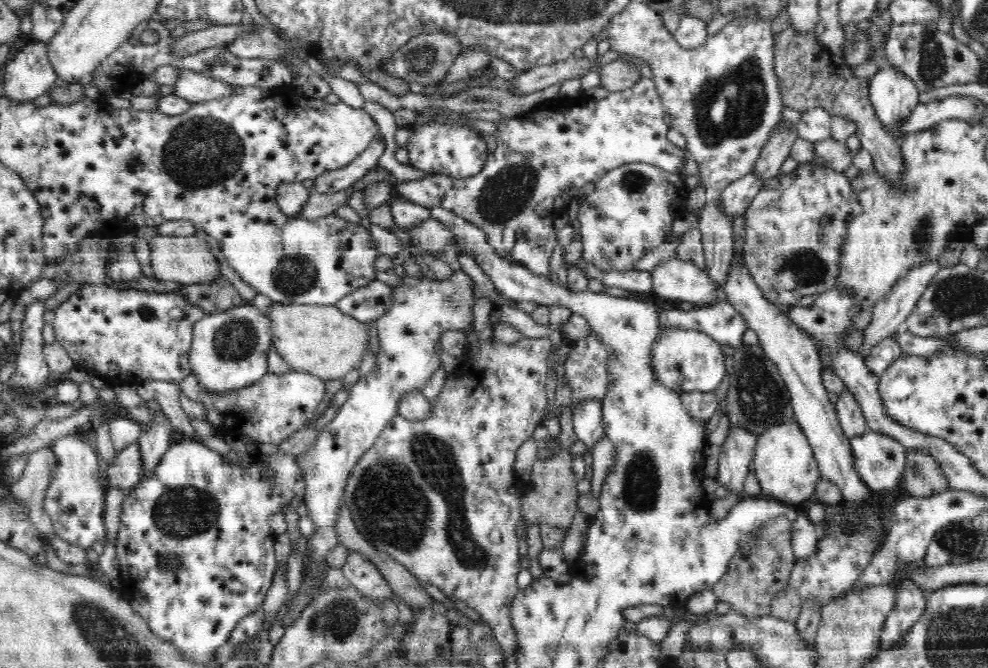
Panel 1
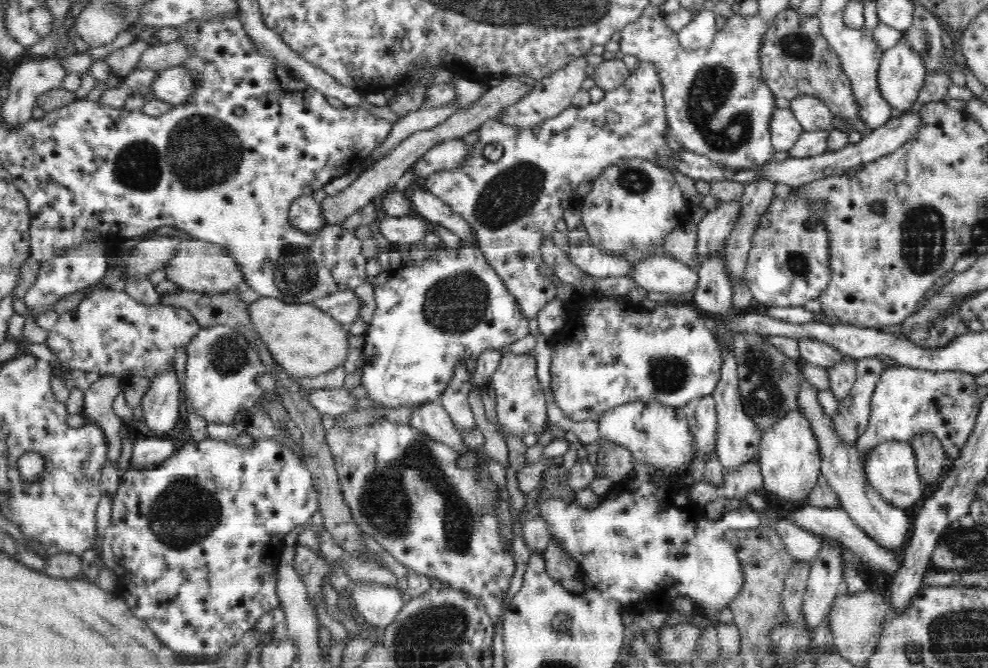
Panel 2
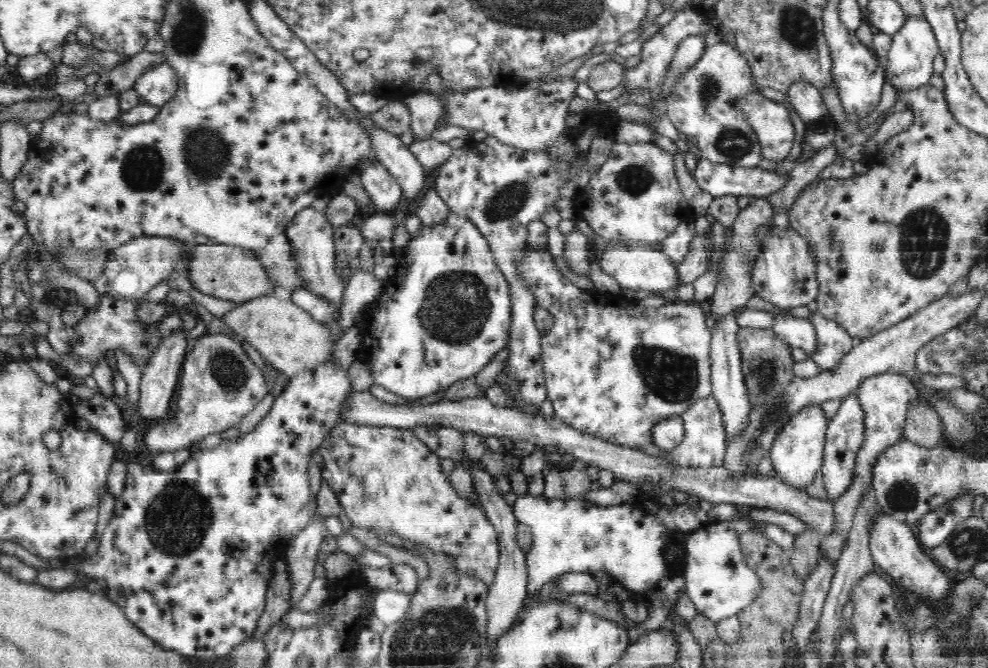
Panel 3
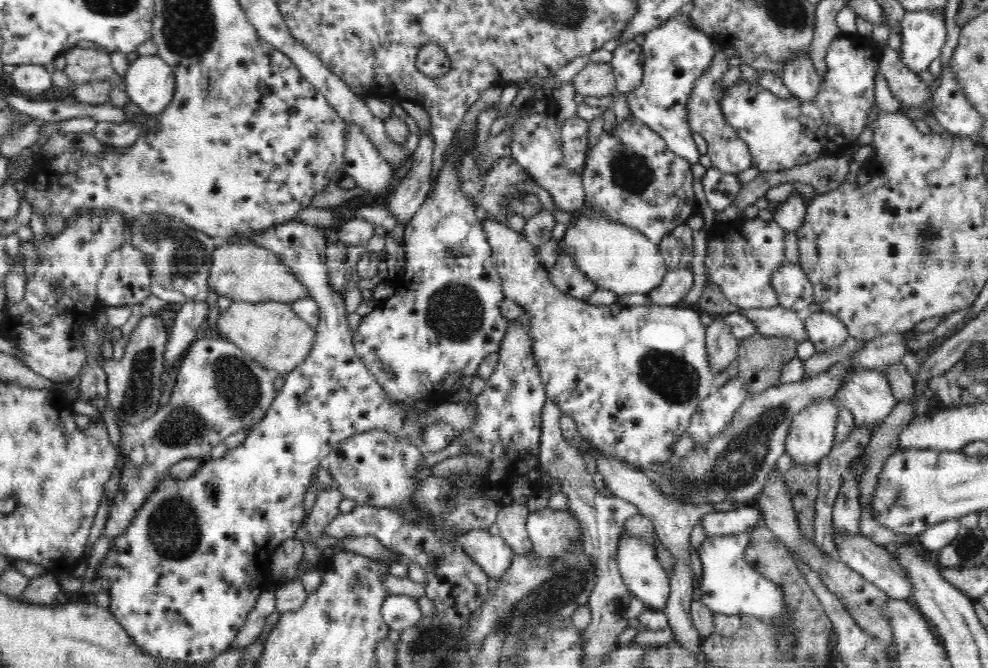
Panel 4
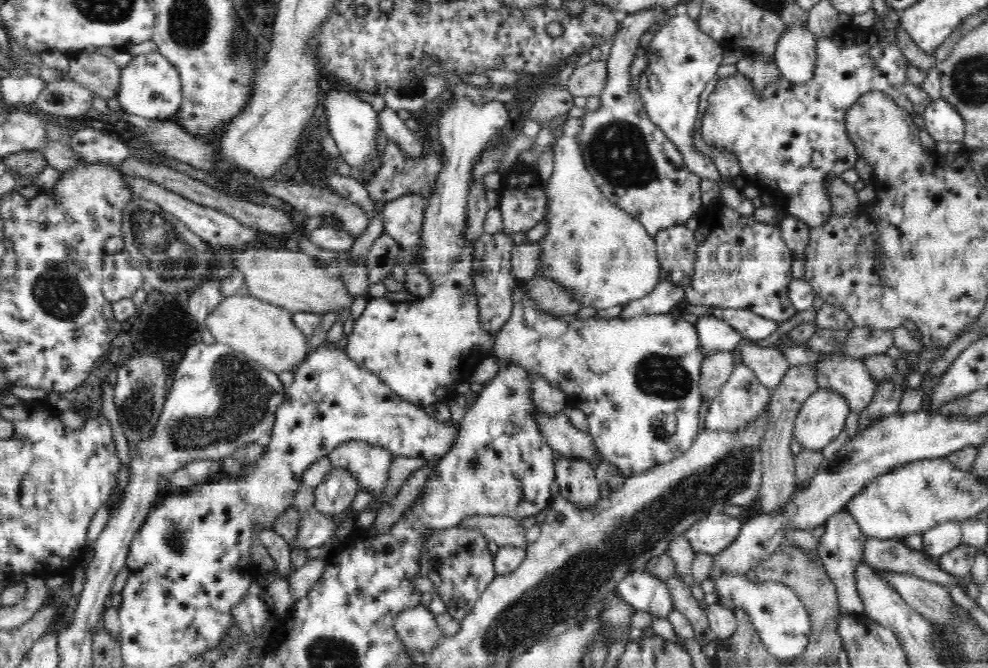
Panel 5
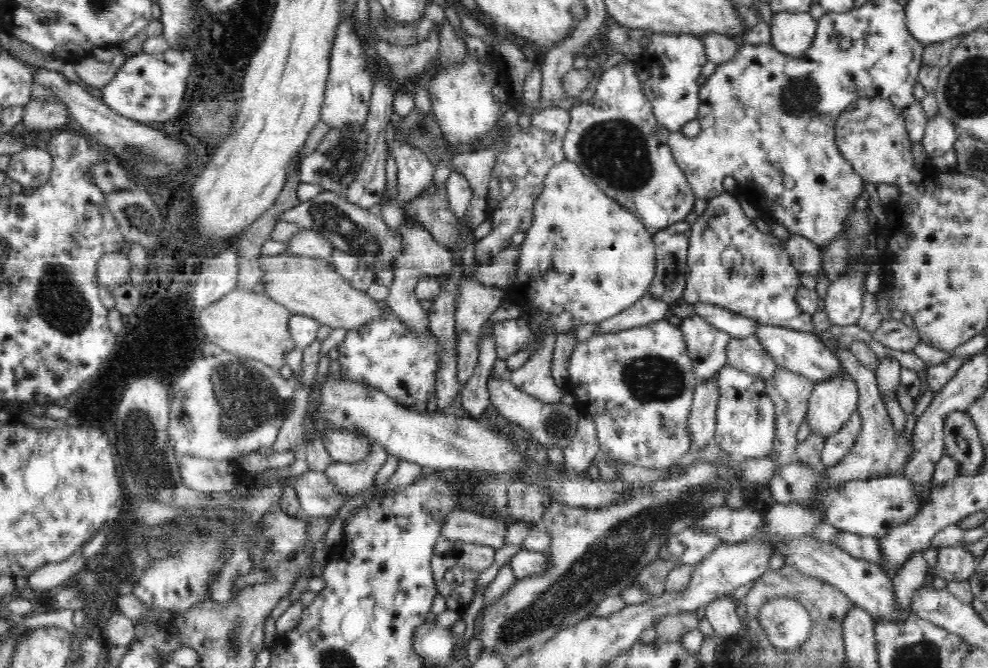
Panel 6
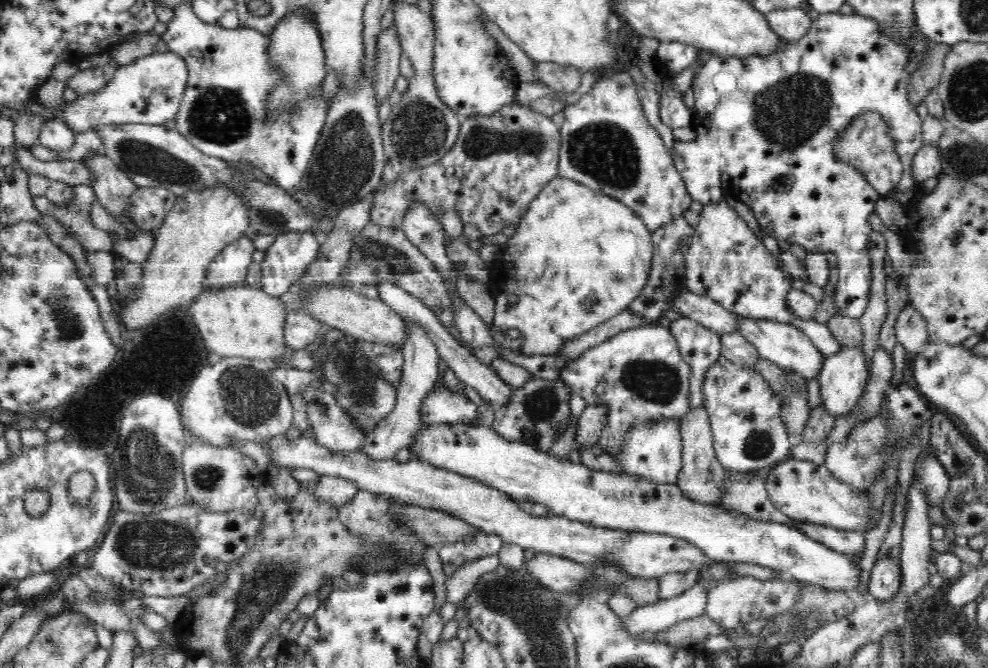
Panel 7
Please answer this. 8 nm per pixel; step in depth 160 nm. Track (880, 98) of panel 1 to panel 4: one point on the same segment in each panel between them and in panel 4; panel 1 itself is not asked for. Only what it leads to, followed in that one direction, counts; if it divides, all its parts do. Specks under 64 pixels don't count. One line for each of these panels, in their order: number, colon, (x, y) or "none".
2: (902, 73)
3: (909, 64)
4: (923, 35)

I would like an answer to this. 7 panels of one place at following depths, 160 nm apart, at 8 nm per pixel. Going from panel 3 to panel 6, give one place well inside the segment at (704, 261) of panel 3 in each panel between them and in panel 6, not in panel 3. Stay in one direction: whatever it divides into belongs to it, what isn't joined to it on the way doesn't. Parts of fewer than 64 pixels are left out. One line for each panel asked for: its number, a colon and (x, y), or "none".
4: (678, 282)
5: (665, 295)
6: (648, 309)

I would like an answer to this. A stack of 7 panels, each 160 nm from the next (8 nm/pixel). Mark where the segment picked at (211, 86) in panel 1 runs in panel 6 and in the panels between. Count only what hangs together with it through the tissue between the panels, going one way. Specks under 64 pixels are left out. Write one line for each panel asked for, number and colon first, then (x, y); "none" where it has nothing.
2: (173, 85)
3: (158, 85)
4: (150, 82)
5: (150, 87)
6: (149, 88)

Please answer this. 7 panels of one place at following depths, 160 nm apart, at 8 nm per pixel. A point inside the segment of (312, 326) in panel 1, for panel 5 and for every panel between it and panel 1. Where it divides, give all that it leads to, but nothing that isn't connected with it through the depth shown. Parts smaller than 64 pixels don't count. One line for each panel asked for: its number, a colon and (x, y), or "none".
2: (304, 341)
3: (289, 339)
4: (269, 331)
5: (264, 332)

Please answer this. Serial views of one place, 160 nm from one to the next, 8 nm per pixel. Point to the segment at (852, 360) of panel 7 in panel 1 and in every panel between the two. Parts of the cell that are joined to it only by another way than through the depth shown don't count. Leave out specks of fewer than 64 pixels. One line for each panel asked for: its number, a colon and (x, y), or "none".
1: (783, 462)
2: (789, 455)
3: (797, 454)
4: (811, 436)
5: (823, 415)
6: (831, 403)

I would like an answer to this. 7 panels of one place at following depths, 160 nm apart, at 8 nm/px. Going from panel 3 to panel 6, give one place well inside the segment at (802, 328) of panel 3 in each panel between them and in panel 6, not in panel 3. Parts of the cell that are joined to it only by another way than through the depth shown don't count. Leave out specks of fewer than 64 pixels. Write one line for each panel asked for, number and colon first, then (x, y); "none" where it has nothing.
4: (780, 322)
5: (751, 326)
6: (738, 326)

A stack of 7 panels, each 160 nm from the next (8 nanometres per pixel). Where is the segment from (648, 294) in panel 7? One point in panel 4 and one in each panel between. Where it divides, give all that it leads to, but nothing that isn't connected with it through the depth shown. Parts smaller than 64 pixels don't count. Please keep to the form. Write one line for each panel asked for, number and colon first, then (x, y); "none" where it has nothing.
4: (676, 248)
5: (676, 246)
6: (671, 247)

